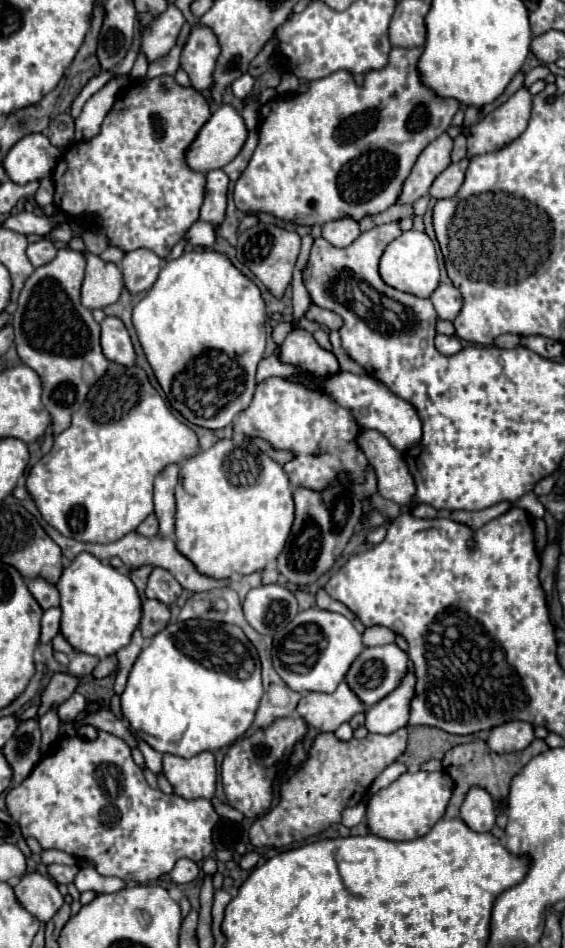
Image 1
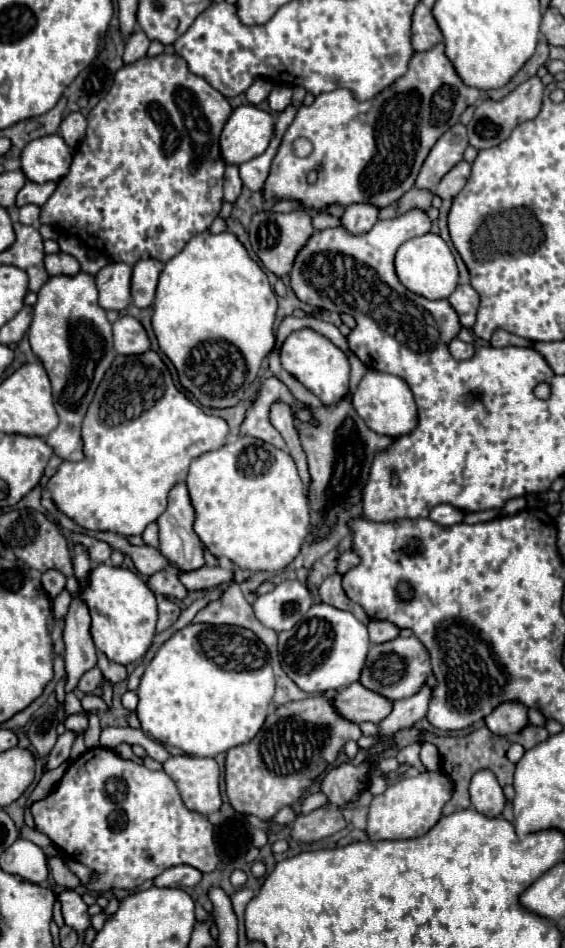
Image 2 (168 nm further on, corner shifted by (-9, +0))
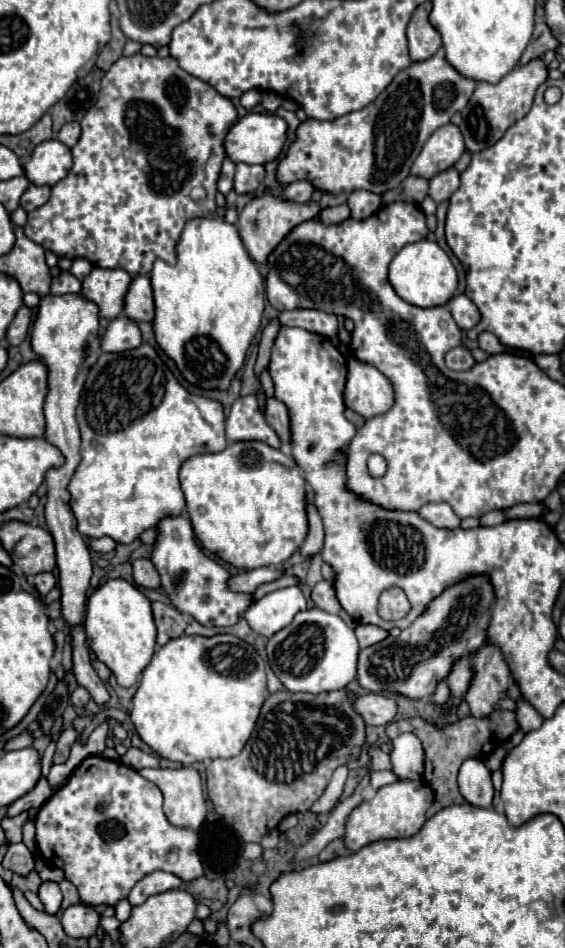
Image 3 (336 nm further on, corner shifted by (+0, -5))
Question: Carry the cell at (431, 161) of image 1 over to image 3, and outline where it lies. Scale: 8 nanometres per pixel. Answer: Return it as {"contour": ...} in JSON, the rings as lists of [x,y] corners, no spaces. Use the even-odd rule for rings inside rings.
{"contour":[[[454,123],[444,125],[440,129],[436,129],[424,143],[420,155],[416,157],[416,161],[412,165],[412,175],[430,179],[436,173],[440,173],[442,169],[452,167],[460,159],[464,149],[466,149],[464,137],[462,137],[460,129]]]}

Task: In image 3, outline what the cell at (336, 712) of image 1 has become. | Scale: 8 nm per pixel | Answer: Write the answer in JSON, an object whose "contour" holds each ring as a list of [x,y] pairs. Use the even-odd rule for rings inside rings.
{"contour":[[[368,693],[362,695],[354,707],[358,709],[358,713],[364,717],[364,721],[368,725],[388,725],[392,723],[396,711],[398,711],[398,703],[382,693]]]}

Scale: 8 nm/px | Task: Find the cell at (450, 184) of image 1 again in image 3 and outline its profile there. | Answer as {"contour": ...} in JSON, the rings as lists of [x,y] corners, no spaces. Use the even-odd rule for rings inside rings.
{"contour":[[[450,167],[450,169],[438,173],[438,175],[434,175],[434,177],[430,179],[428,195],[430,195],[436,203],[442,203],[442,201],[450,199],[450,195],[458,189],[458,185],[460,185],[460,175],[458,175],[458,171],[456,171],[454,167]]]}

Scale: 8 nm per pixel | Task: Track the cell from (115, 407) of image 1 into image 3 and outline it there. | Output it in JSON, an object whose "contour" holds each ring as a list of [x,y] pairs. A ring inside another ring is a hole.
{"contour":[[[148,343],[130,351],[102,353],[98,357],[82,387],[76,419],[82,435],[82,461],[68,489],[72,495],[70,505],[78,519],[78,531],[90,539],[110,537],[116,543],[130,545],[142,531],[156,527],[164,517],[178,517],[186,507],[178,481],[180,465],[192,455],[226,449],[222,403],[188,393]]]}

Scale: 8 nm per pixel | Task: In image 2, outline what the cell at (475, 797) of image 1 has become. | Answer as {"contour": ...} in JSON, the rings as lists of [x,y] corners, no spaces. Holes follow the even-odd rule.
{"contour":[[[479,770],[471,780],[469,794],[471,794],[471,804],[477,812],[481,812],[487,818],[501,816],[505,806],[505,796],[493,772]]]}

